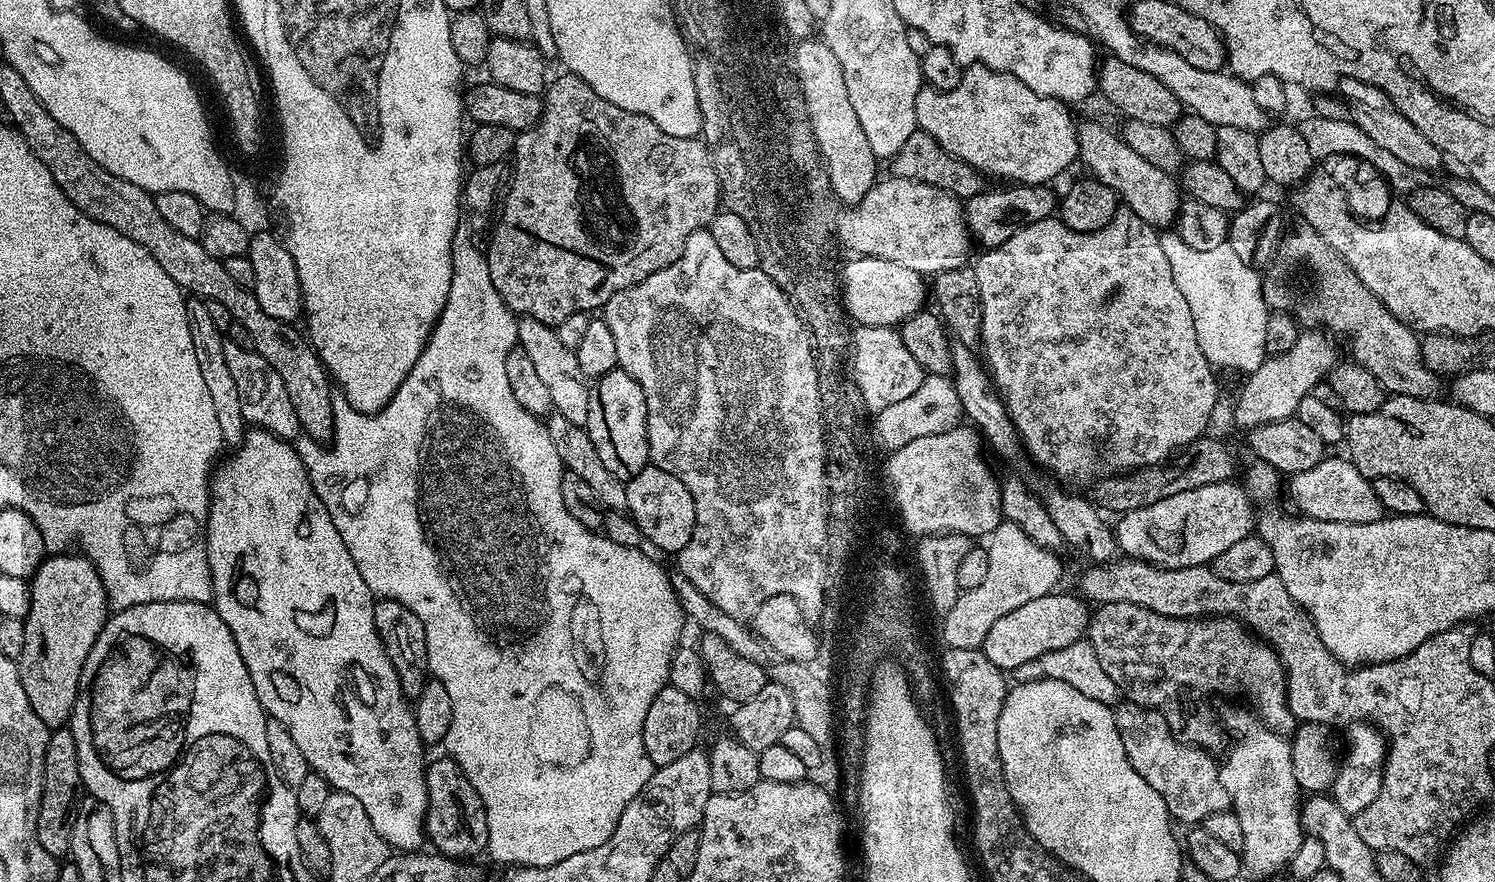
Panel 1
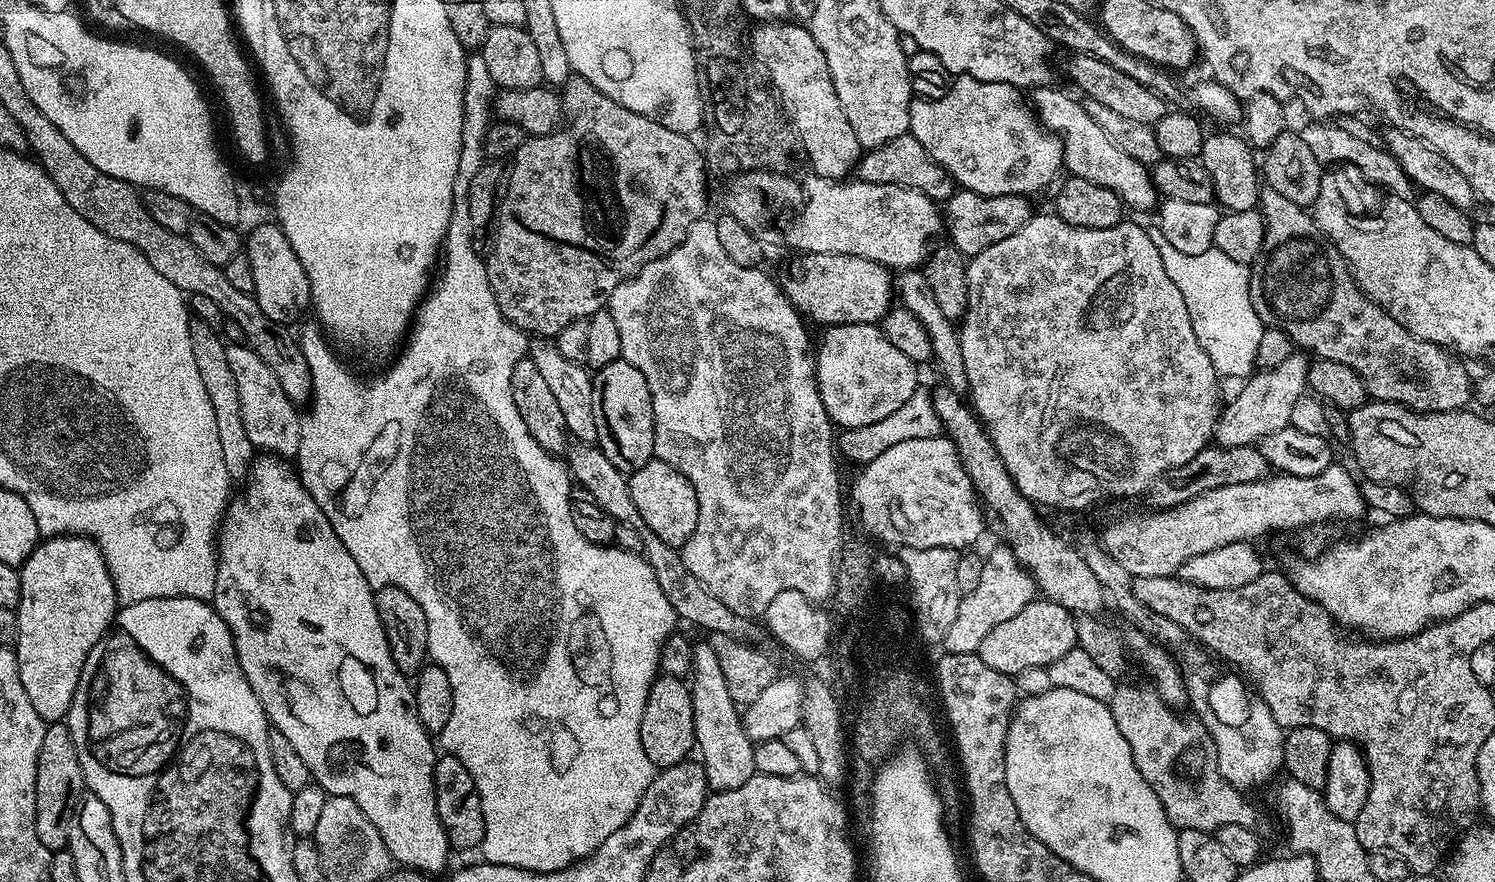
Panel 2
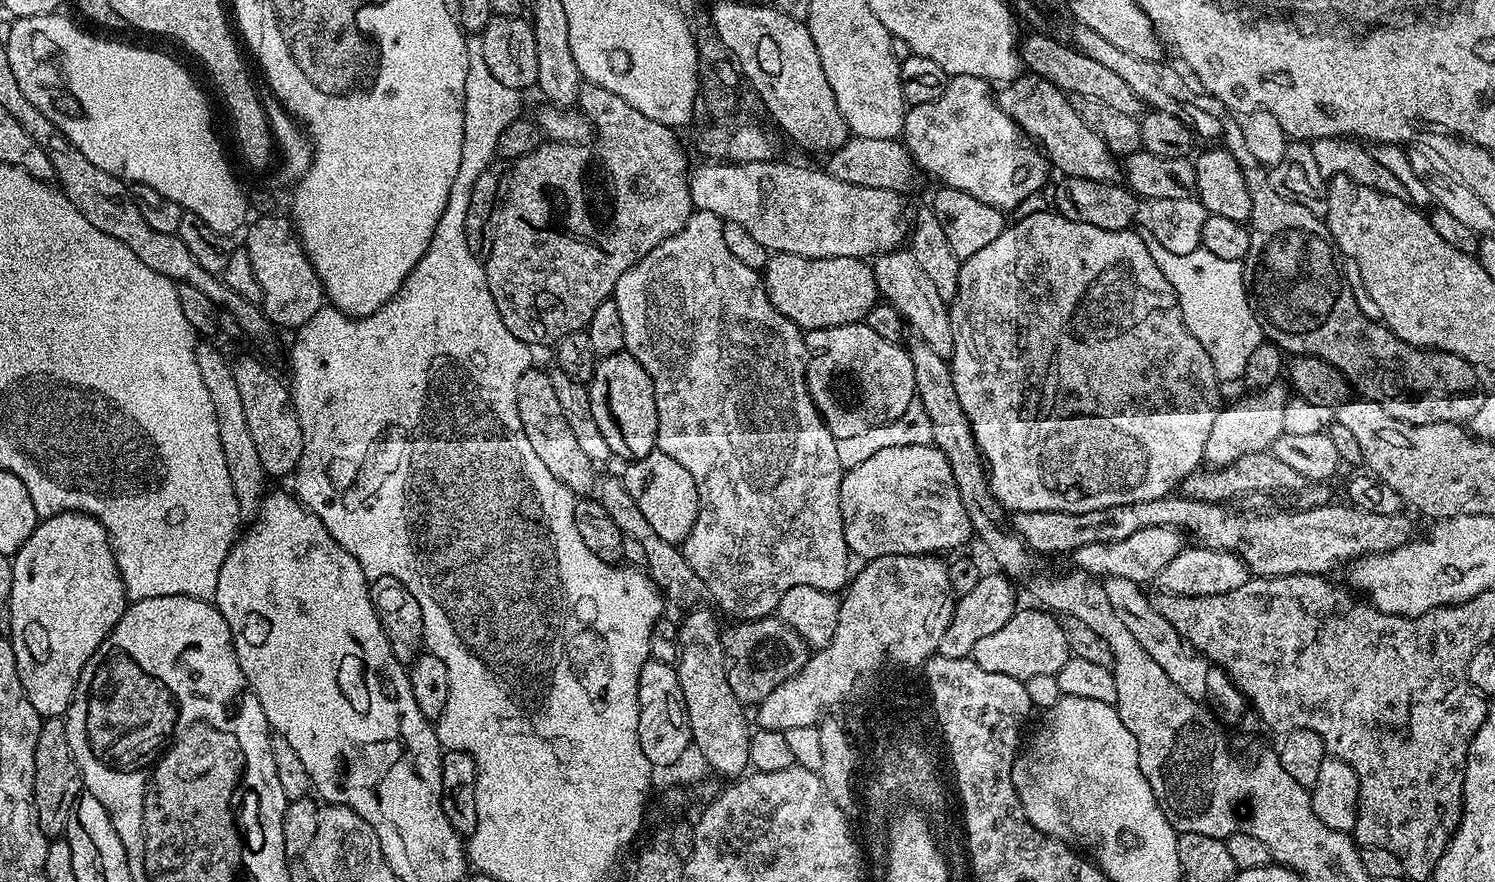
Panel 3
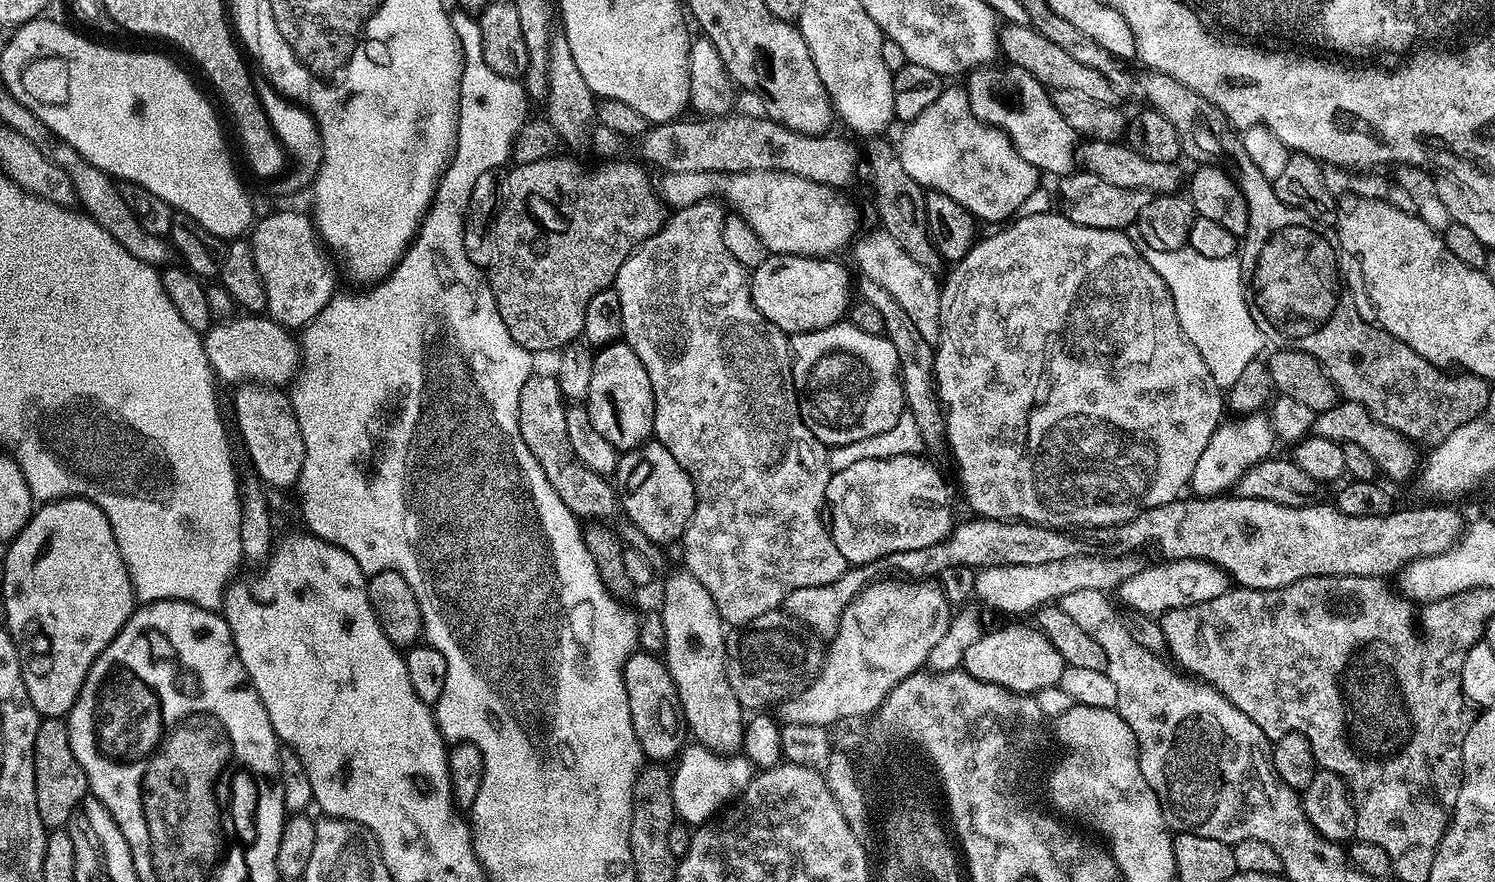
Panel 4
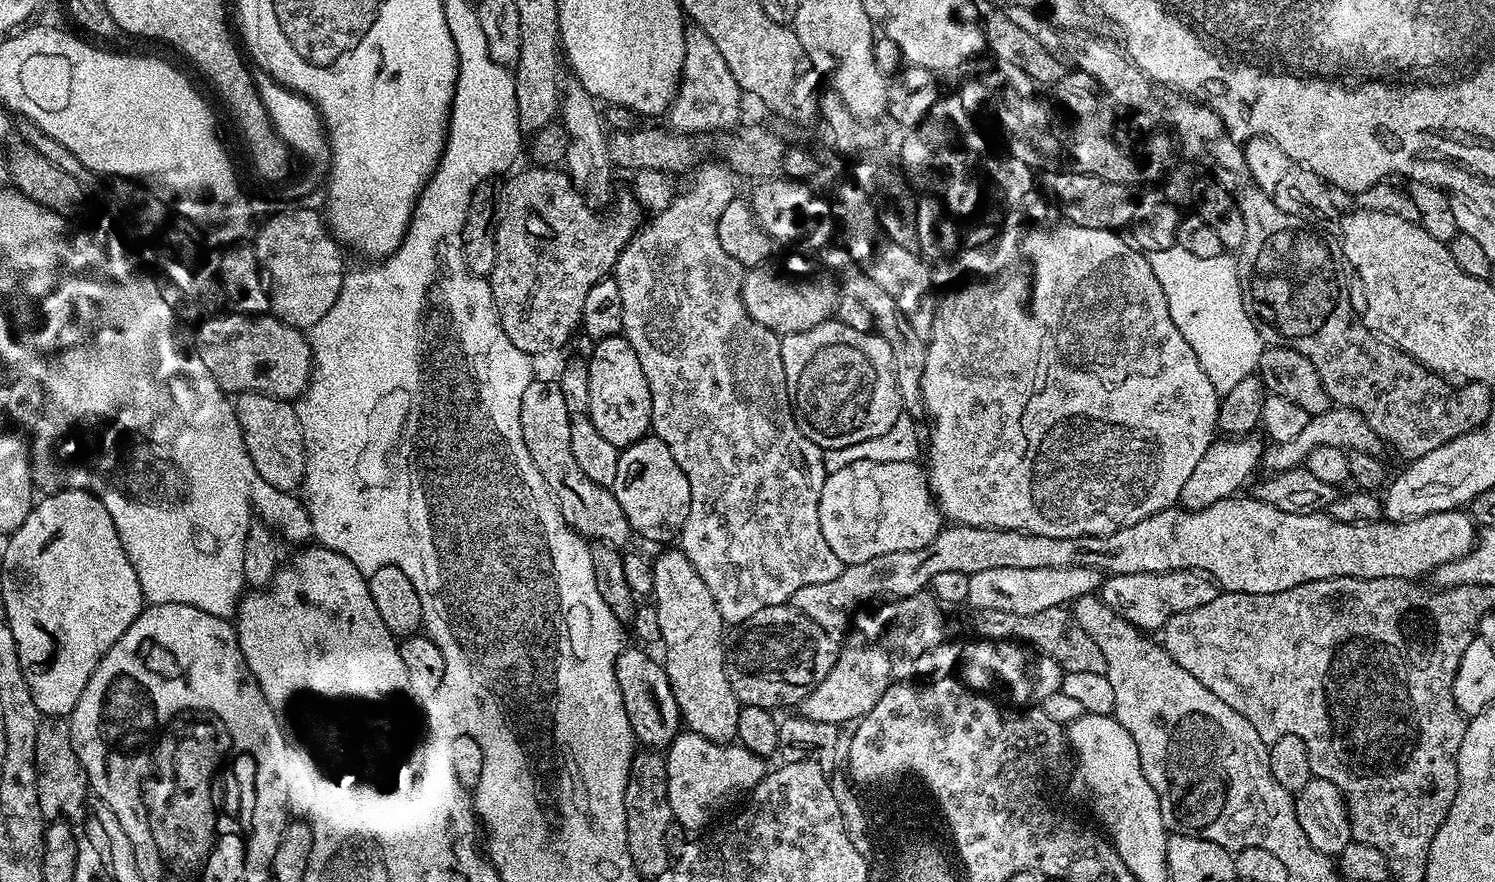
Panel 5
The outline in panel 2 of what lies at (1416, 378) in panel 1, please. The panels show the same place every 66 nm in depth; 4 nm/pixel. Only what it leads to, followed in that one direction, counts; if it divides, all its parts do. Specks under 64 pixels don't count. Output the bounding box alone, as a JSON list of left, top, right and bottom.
[1248,186,1474,412]

